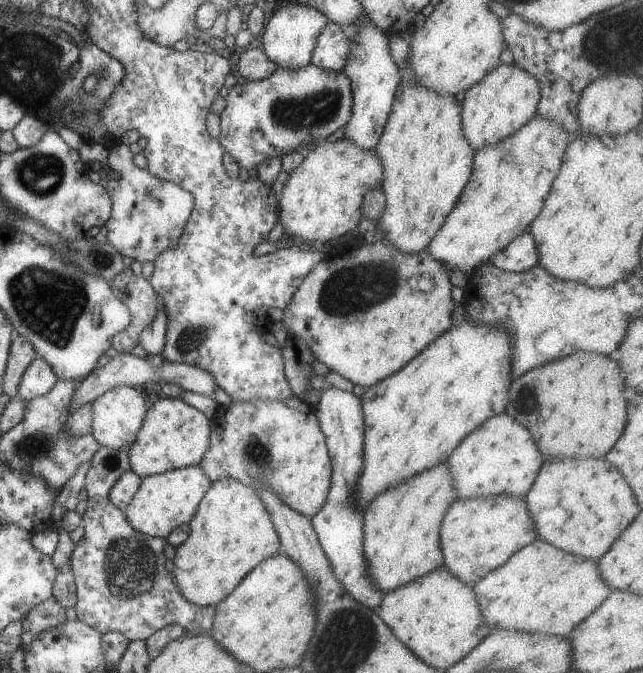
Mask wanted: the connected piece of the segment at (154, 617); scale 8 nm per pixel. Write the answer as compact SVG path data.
M105 447L97 449L90 458L91 464L84 476L84 488L87 492L85 512L81 516L84 533L70 554L70 569L76 586L76 603L74 610L76 618L88 624L101 634L109 631L121 633L127 640L144 641L158 628L175 623L184 630L183 635L195 636L210 633L214 619L214 605L198 607L182 597L178 586L172 579L171 573L165 570L163 546L166 539L149 537L136 531L126 519L124 511L118 509L109 499L108 492L122 472L129 471L128 450L112 451Z

